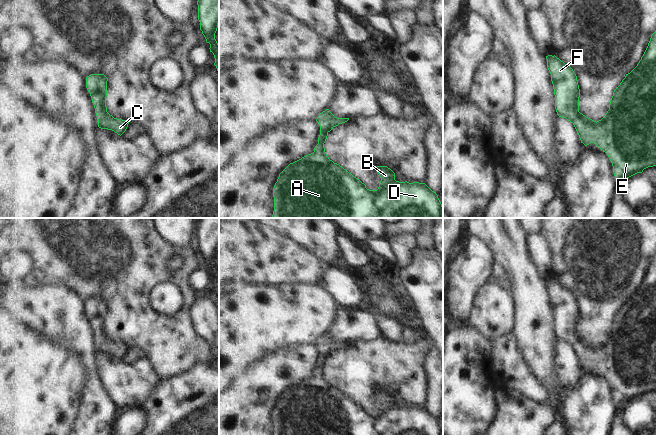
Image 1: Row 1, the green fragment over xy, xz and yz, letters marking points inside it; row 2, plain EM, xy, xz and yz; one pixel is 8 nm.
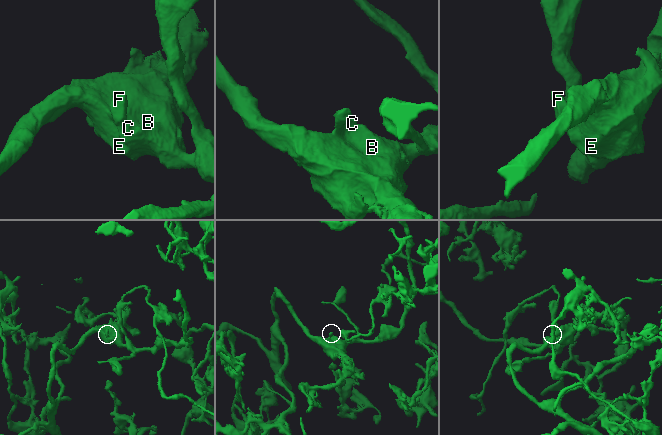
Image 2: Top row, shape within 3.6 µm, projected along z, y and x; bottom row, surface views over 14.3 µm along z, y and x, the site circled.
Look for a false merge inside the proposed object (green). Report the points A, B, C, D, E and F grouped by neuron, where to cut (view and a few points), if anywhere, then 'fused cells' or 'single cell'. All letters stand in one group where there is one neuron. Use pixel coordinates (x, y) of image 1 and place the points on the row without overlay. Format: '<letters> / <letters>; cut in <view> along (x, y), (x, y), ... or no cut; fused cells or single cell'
A B C D E F; no cut; single cell

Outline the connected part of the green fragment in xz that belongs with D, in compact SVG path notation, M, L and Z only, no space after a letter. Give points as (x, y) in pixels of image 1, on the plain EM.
M329 333L319 338L318 368L314 376L290 387L280 398L273 412L274 435L443 435L436 416L425 407L399 406L387 390L377 390L381 401L377 414L369 414L358 402L329 383L324 367L328 357L349 342L337 342Z

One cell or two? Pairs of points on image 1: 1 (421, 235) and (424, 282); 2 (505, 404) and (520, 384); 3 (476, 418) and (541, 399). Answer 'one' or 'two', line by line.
1: two
2: two
3: two

